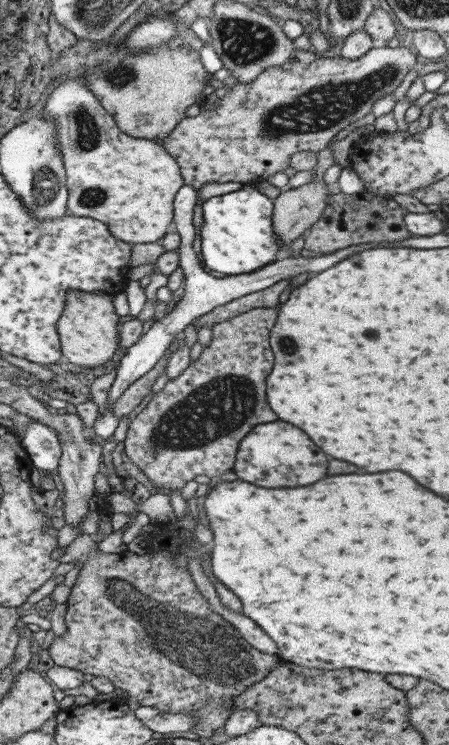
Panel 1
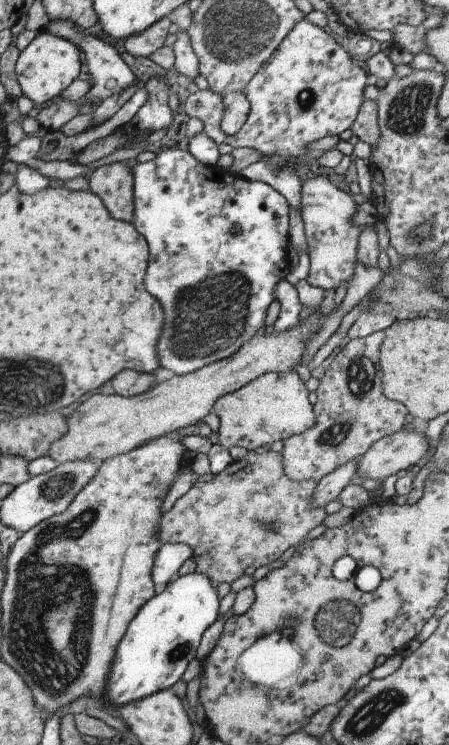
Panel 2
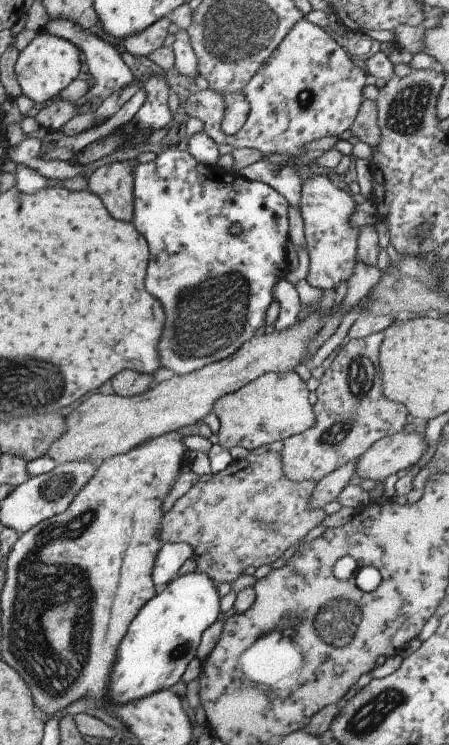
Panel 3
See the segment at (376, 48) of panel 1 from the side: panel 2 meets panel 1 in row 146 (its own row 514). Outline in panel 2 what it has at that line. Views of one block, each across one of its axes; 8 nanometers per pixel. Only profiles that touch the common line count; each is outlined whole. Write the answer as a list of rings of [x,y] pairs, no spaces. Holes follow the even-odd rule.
[[[248,451],[242,459],[232,460],[223,470],[221,470],[221,472],[215,473],[211,480],[205,482],[196,481],[181,498],[177,498],[175,504],[171,506],[171,510],[165,512],[165,514],[161,516],[161,534],[159,534],[159,540],[161,540],[161,542],[183,543],[187,545],[196,562],[195,572],[206,574],[214,587],[221,582],[231,583],[242,575],[243,570],[245,570],[247,566],[257,568],[258,566],[263,566],[269,564],[269,562],[273,562],[273,560],[277,560],[287,548],[303,542],[302,540],[307,536],[307,532],[321,524],[322,520],[327,516],[323,512],[323,507],[315,509],[310,506],[310,498],[316,482],[317,479],[295,482],[290,478],[287,478],[282,471],[281,455],[277,451],[265,451],[260,455],[254,454],[253,451]]]

